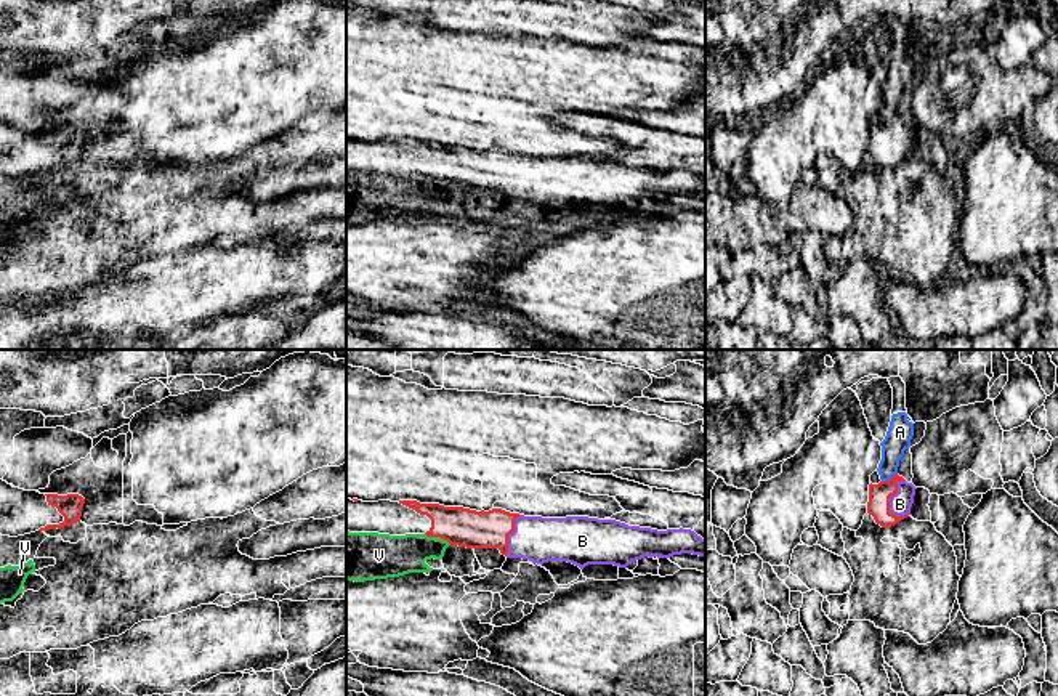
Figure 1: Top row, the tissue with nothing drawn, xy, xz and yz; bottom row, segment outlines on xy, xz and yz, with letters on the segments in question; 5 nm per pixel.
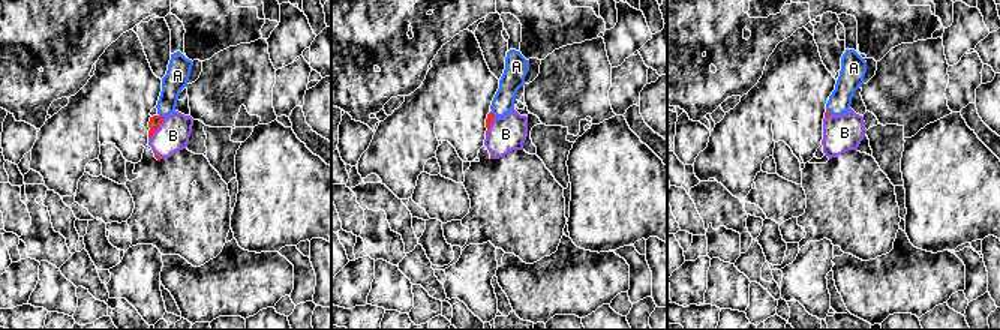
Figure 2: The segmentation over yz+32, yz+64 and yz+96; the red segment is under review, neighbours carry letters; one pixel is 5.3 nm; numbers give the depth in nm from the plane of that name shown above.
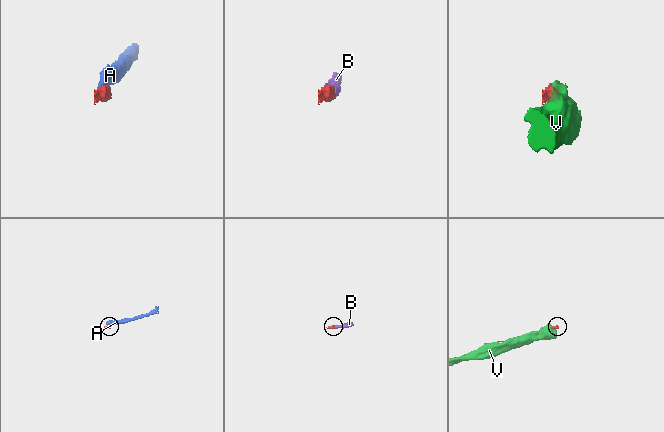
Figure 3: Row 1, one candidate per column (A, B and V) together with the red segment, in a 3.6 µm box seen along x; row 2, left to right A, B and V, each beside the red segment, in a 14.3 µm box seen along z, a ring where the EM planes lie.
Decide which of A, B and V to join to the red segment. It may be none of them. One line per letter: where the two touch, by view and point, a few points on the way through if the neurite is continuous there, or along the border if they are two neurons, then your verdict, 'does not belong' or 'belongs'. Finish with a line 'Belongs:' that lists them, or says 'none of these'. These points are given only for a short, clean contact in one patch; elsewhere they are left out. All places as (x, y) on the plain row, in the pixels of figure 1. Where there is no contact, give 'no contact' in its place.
A: yz (890, 119) | along yz (896, 113), (882, 122) | does not belong
B: yz (890, 137) | across yz (879, 135), (890, 137), (900, 145) | belongs
V: xz (438, 177) | along xz (424, 175), (443, 178), (451, 185) | does not belong
Belongs: B

